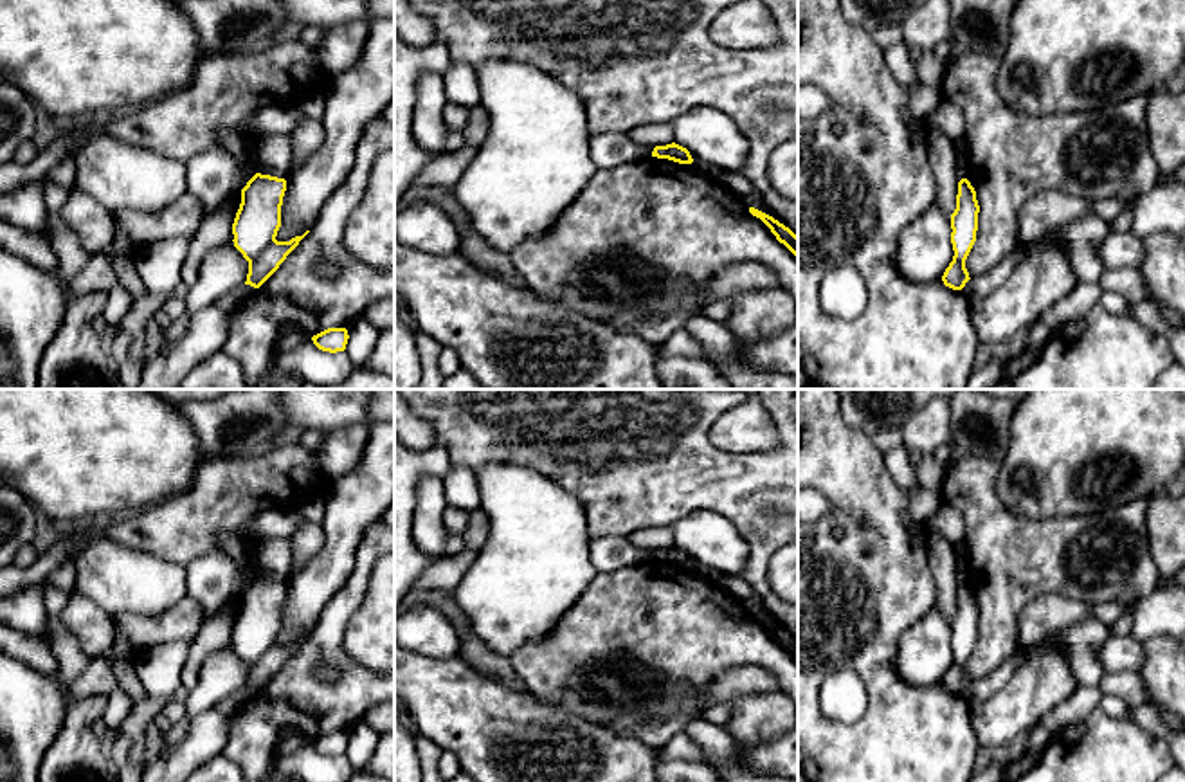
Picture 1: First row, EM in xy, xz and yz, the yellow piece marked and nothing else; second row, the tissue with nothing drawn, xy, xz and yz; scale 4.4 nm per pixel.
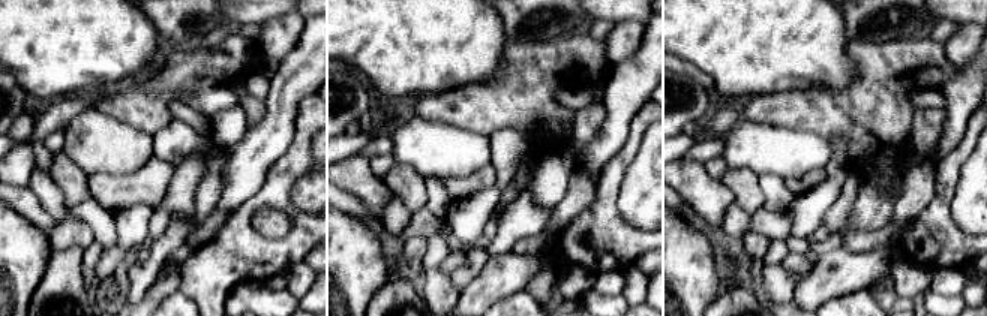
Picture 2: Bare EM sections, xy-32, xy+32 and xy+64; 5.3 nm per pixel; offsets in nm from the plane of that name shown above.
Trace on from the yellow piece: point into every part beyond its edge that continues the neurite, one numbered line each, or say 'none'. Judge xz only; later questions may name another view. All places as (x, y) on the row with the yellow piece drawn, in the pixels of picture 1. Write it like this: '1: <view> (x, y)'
none

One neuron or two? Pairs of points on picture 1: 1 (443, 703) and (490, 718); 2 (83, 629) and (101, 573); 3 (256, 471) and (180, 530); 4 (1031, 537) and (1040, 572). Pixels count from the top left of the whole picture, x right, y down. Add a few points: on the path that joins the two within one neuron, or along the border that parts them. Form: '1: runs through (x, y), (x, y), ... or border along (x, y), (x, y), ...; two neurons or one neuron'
1: runs through (454, 707), (479, 718); one neuron
2: border along (72, 590), (90, 599), (110, 618); two neurons
3: runs through (238, 487), (199, 518); one neuron
4: runs through (1031, 546), (1040, 563); one neuron

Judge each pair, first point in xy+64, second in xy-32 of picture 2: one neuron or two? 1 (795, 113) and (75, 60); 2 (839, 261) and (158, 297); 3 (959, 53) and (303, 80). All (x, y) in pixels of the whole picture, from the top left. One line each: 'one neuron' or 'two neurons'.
1: two neurons
2: one neuron
3: two neurons

